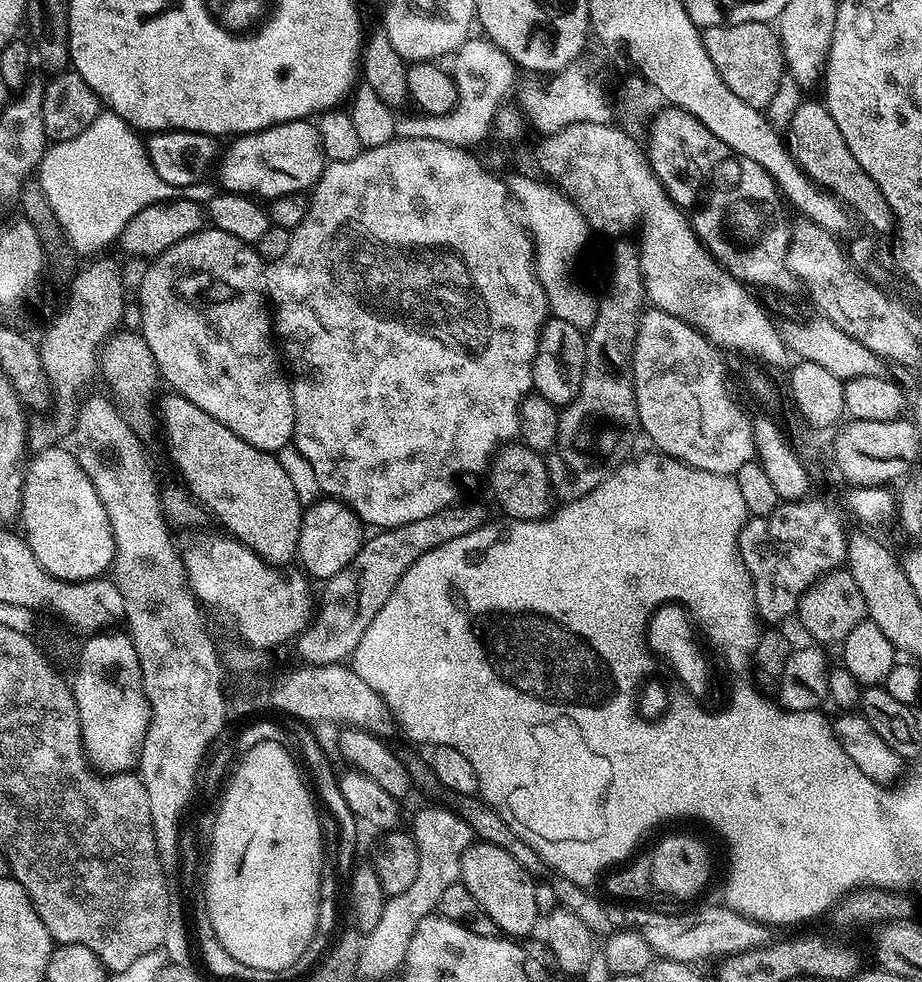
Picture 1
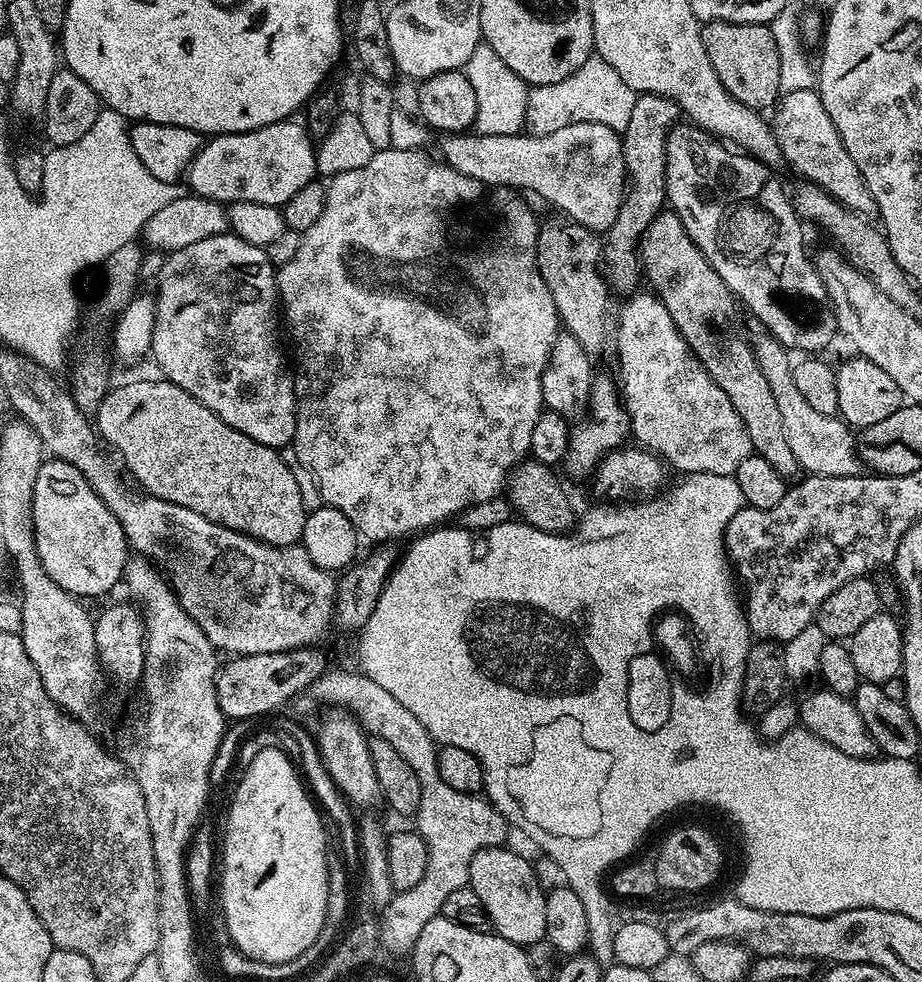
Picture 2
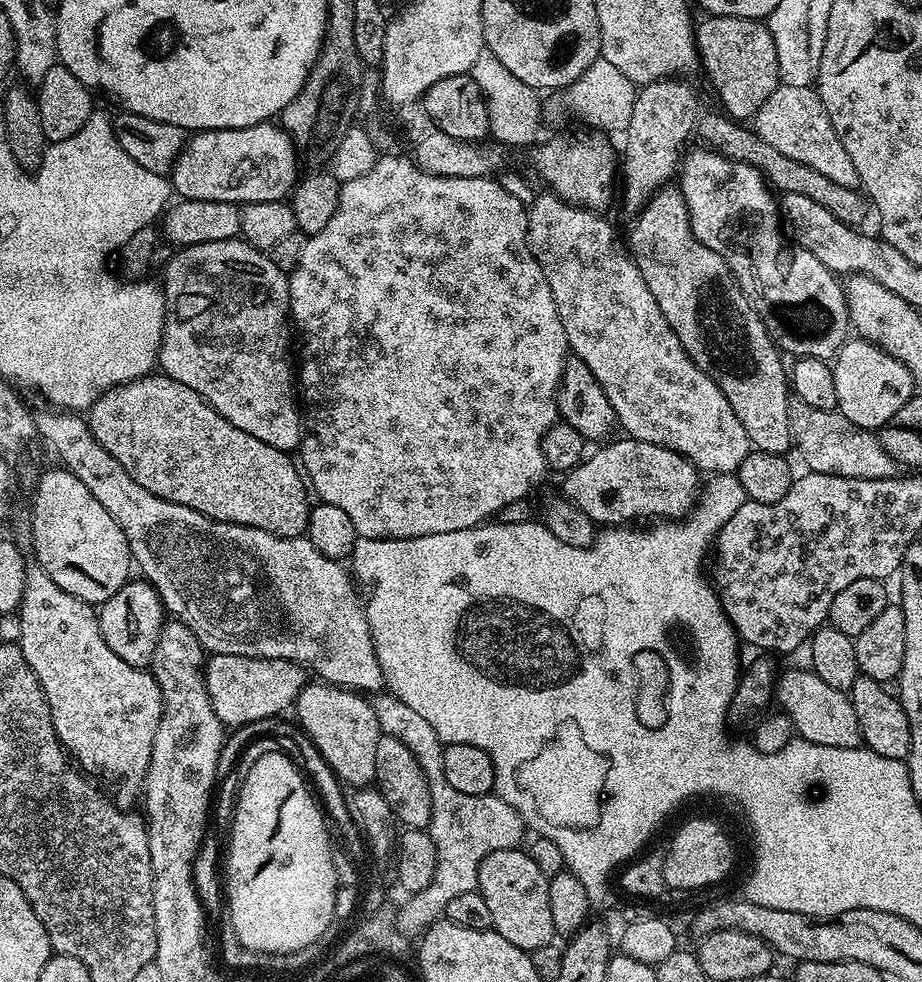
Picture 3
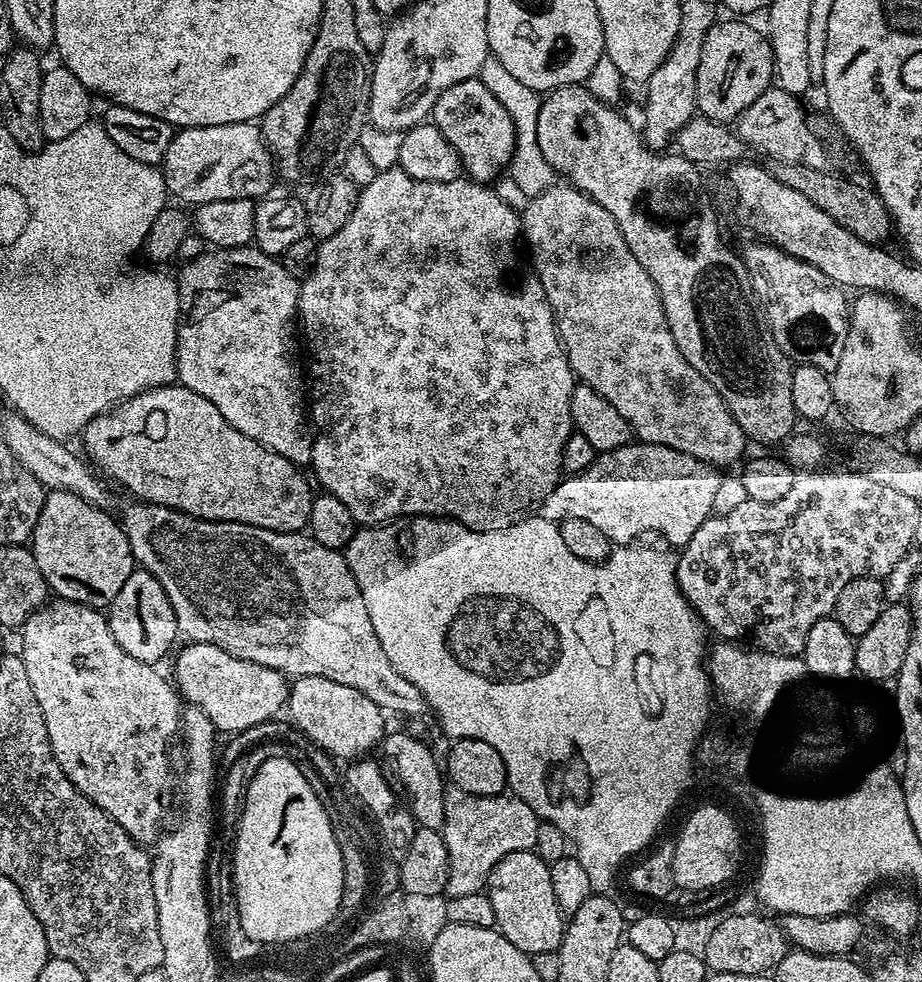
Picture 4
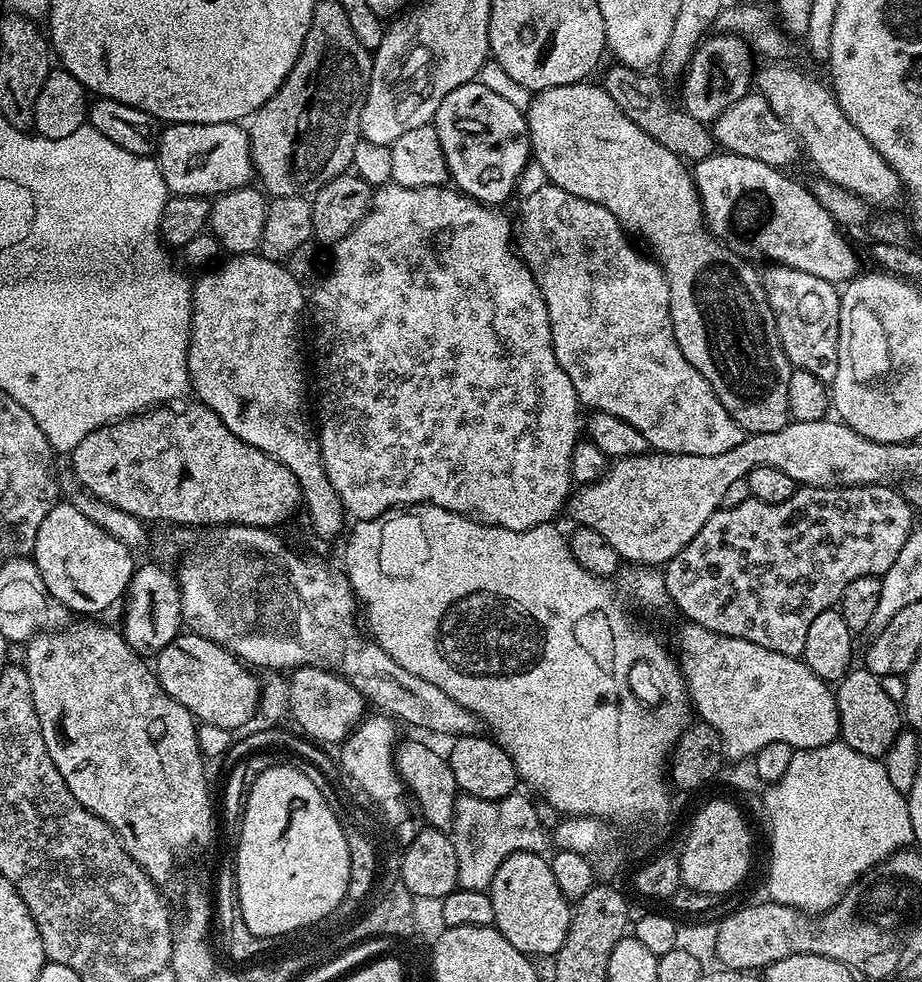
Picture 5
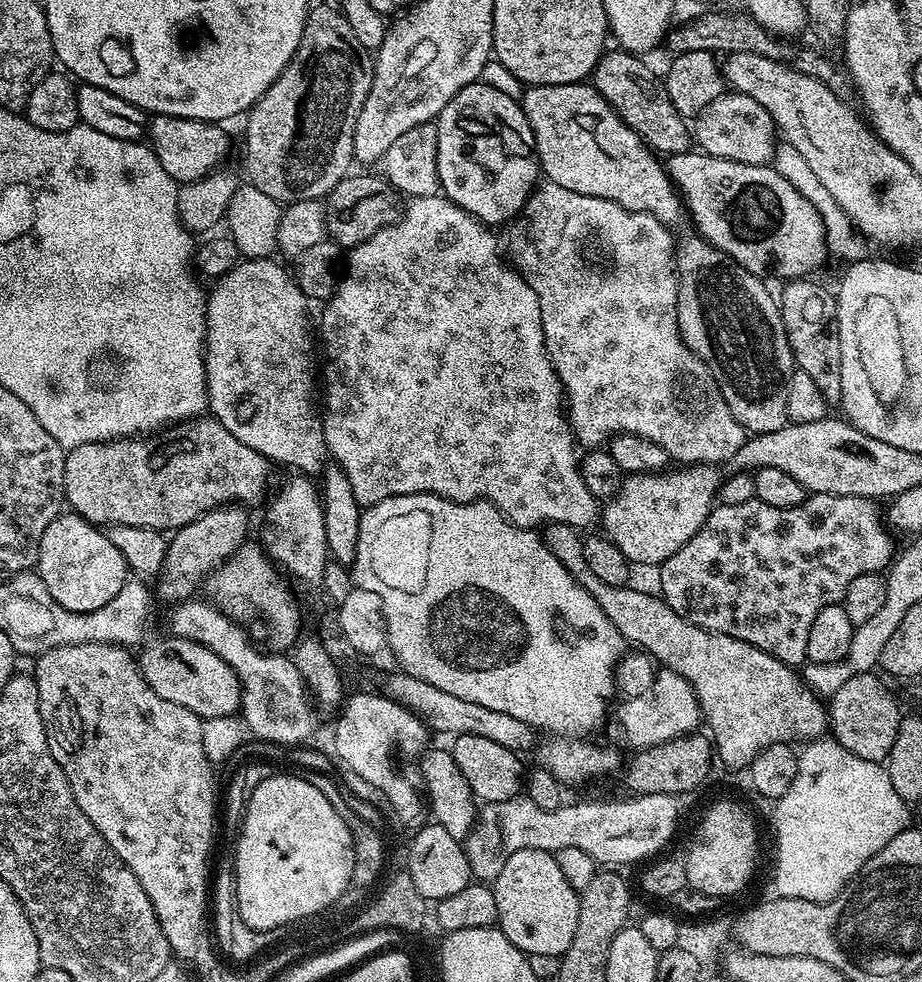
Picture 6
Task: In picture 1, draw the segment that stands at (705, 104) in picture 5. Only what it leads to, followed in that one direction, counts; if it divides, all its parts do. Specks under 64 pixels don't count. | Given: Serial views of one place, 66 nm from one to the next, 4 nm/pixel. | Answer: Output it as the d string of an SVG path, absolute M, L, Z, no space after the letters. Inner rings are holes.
M742 22L741 24L723 24L703 29L706 54L714 62L714 70L750 106L764 110L778 94L778 86L786 74L784 47L780 45L777 29L771 23Z

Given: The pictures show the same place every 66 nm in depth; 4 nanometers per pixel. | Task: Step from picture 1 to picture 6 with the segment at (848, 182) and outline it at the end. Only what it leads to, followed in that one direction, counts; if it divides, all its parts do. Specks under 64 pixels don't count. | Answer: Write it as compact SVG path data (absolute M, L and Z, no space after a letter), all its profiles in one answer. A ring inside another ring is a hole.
M725 92L703 108L694 122L694 138L699 149L708 155L746 165L769 165L778 143L776 124L769 111L749 95L733 92Z

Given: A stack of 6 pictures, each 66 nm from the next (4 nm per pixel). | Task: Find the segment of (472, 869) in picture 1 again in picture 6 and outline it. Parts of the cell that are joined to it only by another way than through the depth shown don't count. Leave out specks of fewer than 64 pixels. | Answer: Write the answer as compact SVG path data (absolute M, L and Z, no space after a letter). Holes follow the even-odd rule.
M518 850L518 854L510 854L495 878L492 893L498 902L496 924L500 931L529 957L559 958L570 942L574 942L574 934L578 930L580 893L566 882L566 874L562 874L553 853Z

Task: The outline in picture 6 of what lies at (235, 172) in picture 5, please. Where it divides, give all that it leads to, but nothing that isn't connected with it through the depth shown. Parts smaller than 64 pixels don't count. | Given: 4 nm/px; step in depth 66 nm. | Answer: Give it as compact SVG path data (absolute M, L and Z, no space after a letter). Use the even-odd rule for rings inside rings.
M153 115L147 135L150 137L152 153L158 162L162 162L162 170L166 170L166 174L170 174L170 178L181 185L201 180L206 174L216 171L223 161L220 159L228 152L228 136L220 128L223 127L219 123L206 120Z

